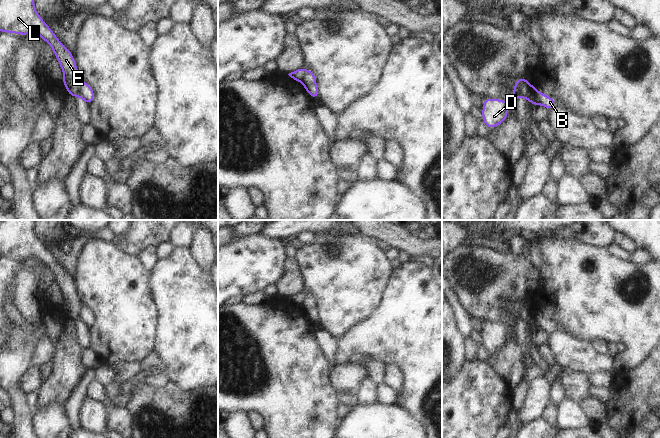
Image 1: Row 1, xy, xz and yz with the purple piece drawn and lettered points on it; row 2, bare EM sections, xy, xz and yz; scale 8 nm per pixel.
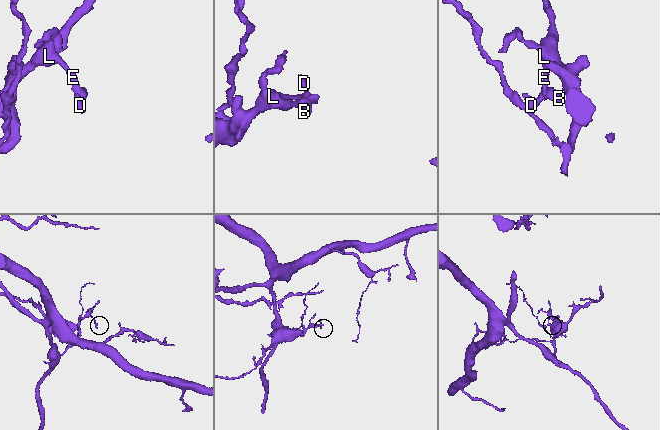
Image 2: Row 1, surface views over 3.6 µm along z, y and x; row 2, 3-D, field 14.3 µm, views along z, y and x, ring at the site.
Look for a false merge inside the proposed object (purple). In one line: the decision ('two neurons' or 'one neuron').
two neurons

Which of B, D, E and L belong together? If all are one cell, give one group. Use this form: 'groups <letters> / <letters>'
groups B D / E L

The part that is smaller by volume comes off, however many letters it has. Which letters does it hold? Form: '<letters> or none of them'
B, D

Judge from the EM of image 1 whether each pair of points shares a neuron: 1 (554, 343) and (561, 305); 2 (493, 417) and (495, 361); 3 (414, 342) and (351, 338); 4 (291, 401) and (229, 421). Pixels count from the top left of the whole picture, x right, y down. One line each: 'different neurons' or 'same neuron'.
1: different neurons
2: different neurons
3: same neuron
4: different neurons

